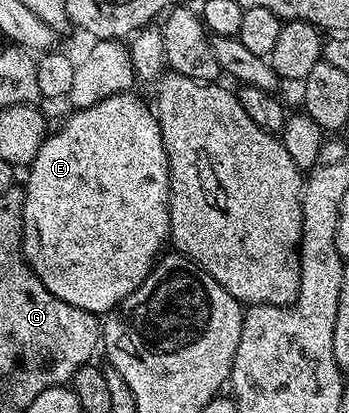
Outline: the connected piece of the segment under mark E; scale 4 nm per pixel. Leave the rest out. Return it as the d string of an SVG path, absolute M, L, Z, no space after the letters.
M134 91L113 94L113 98L105 98L88 108L72 111L70 113L72 116L44 140L41 150L37 150L37 158L26 169L23 253L27 255L27 262L37 274L37 278L41 278L41 282L52 294L86 312L106 314L129 294L136 292L144 278L155 267L157 257L164 251L163 243L165 245L168 243L171 234L171 179L167 169L167 151L163 145L159 117L153 111L152 105L150 108L141 97L135 95Z

